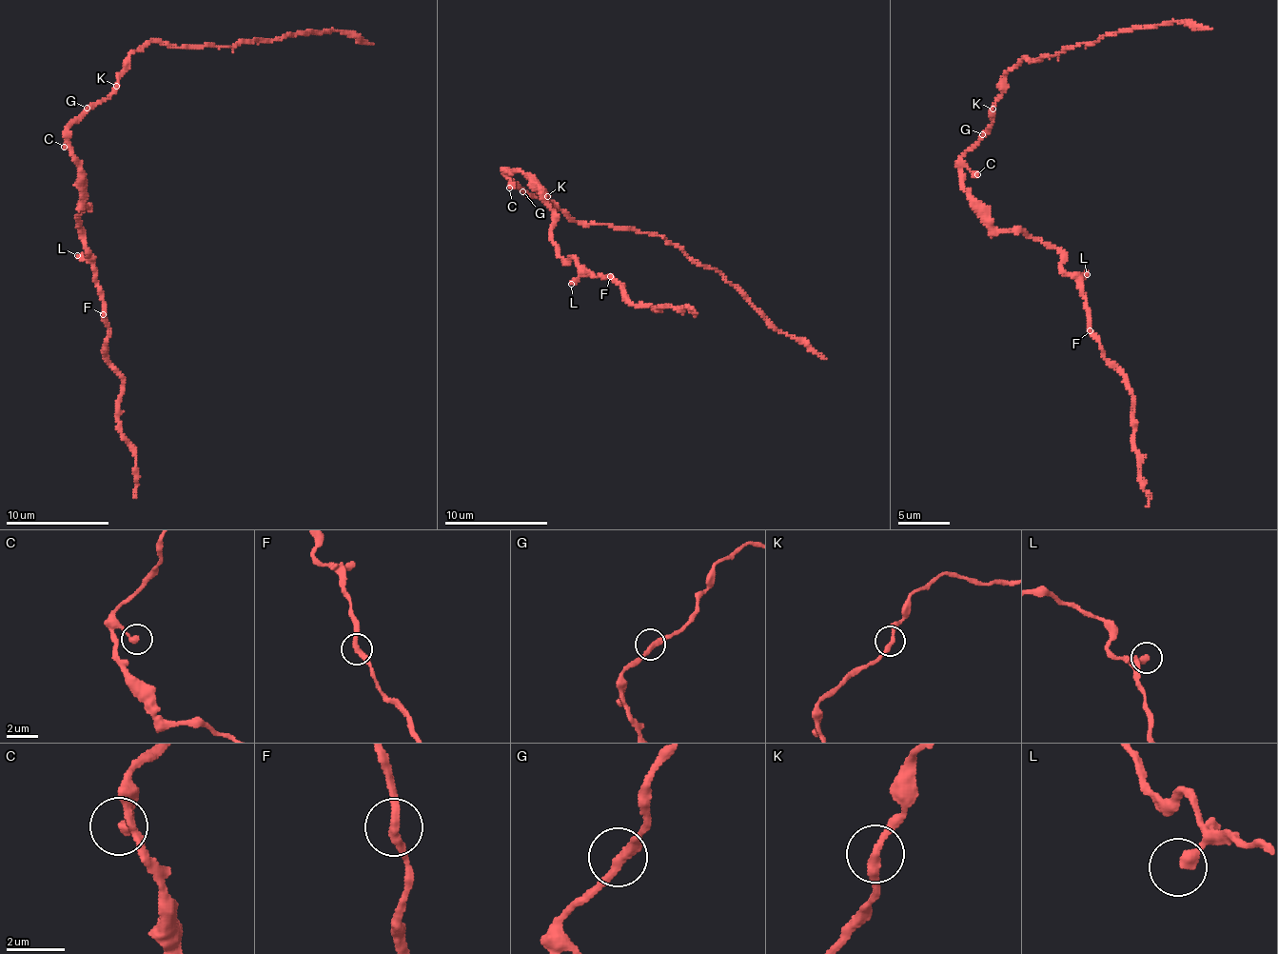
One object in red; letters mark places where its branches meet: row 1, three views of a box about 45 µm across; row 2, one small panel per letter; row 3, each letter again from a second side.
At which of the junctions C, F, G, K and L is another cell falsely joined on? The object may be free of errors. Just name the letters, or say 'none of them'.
none of them

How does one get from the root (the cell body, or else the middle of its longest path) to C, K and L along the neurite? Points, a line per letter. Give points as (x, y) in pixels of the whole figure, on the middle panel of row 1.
C: (505, 173), (510, 181), (509, 188)
K: (505, 173), (527, 194), (545, 199), (547, 196)
L: (505, 173), (521, 171), (529, 175), (553, 212), (551, 232), (556, 252), (578, 264), (579, 276), (571, 284)

